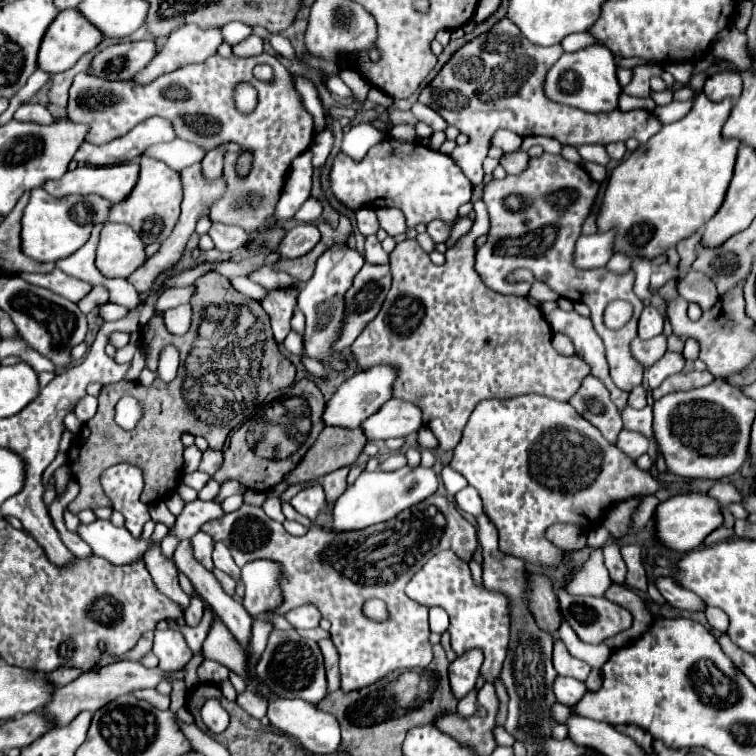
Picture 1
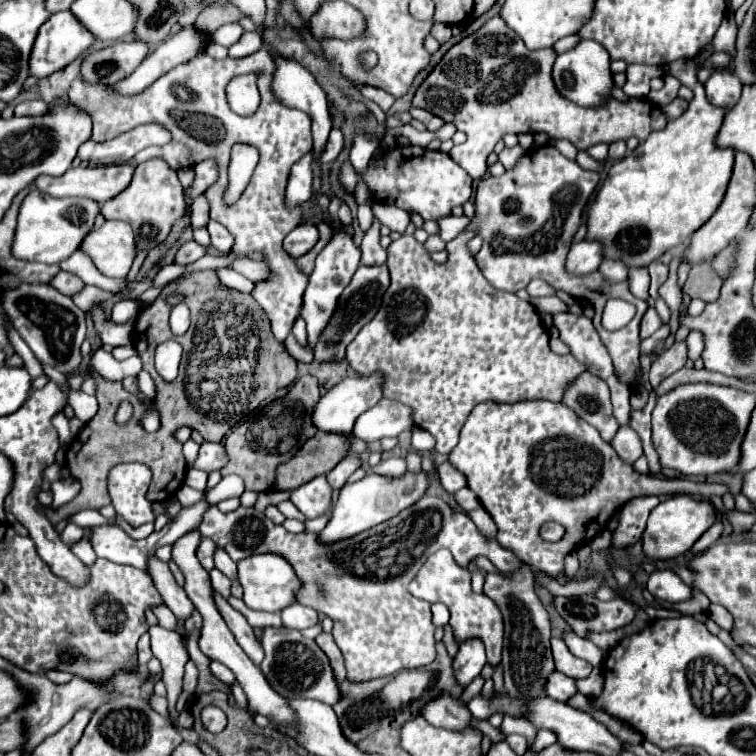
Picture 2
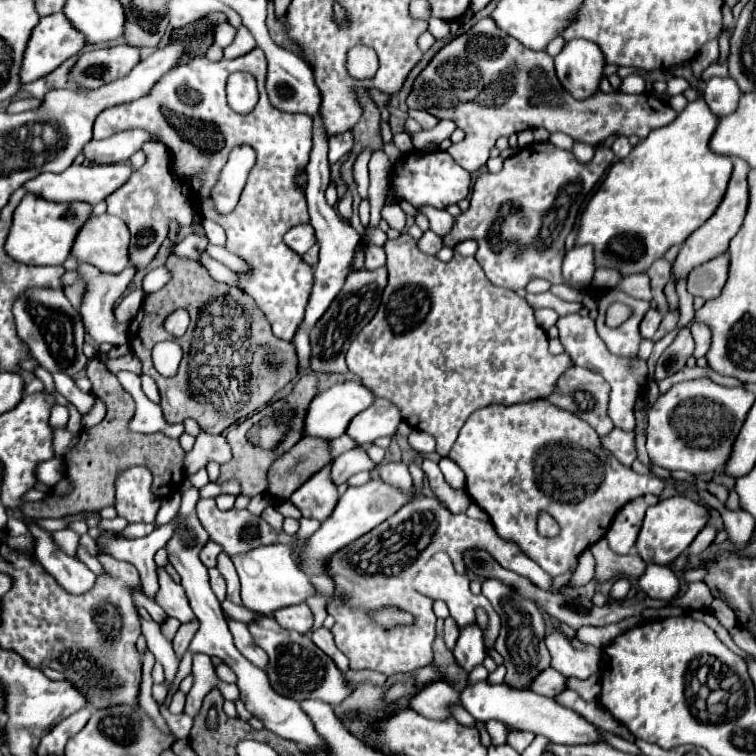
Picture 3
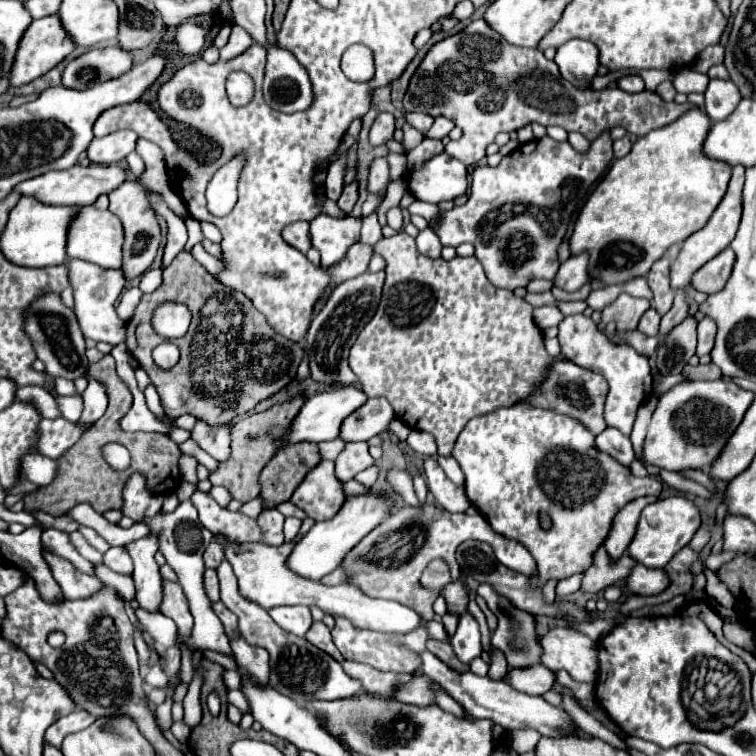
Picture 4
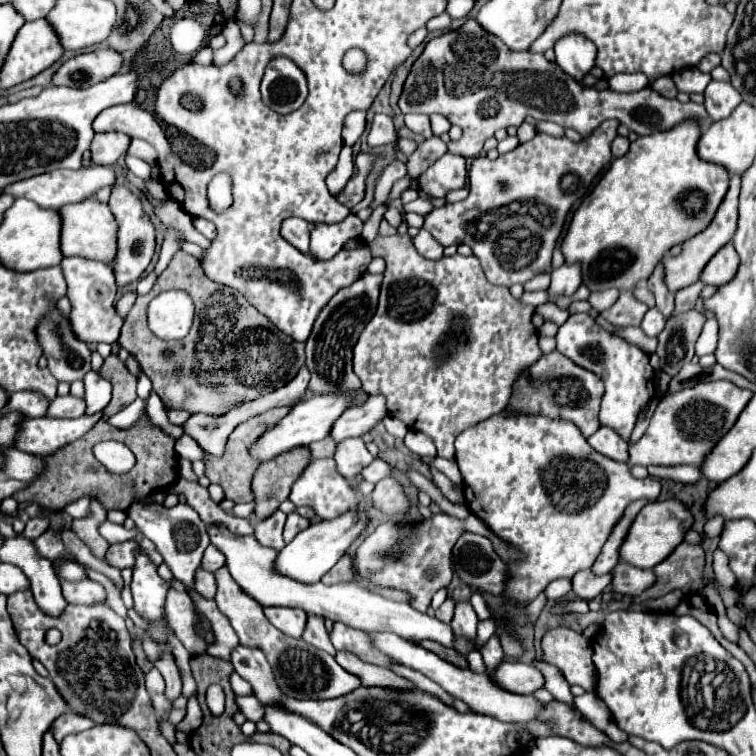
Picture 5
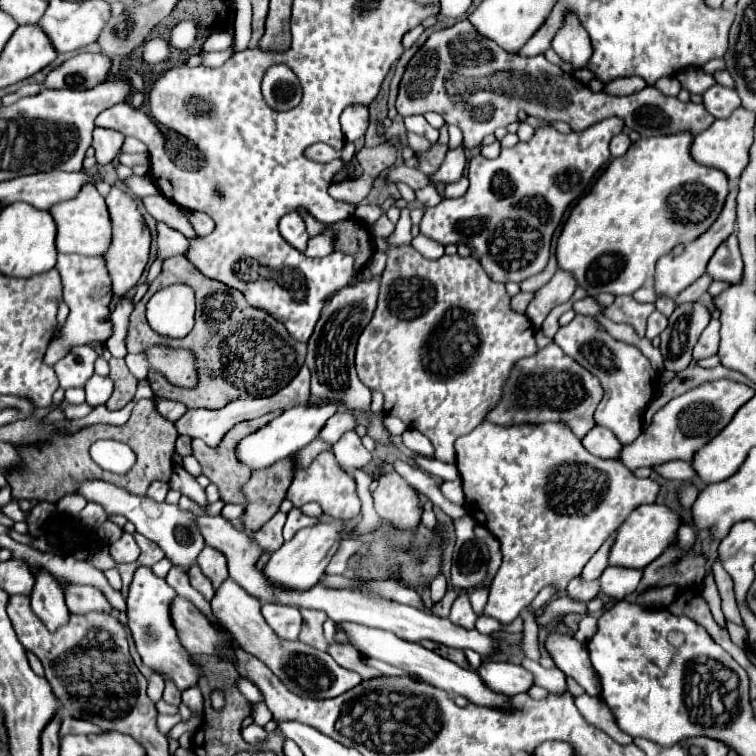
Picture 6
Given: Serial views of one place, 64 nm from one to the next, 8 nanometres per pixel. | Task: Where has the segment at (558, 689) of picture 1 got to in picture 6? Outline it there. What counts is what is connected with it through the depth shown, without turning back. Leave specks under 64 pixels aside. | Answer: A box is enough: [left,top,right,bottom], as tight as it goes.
[476,660,532,694]

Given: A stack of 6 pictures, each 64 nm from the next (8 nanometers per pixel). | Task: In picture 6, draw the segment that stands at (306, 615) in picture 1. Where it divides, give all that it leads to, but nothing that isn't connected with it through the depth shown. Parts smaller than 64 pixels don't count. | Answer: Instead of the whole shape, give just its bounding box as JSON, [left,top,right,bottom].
[262,602,300,640]

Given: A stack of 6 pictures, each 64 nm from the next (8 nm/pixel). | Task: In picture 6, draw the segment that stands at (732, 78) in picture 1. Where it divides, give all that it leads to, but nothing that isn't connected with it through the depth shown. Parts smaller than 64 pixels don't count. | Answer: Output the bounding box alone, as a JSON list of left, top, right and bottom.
[704,84,740,118]

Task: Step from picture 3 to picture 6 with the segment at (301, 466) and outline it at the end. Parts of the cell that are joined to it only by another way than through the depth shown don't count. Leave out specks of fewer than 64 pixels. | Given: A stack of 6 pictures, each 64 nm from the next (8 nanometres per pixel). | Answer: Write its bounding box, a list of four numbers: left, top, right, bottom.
[240,458,292,536]

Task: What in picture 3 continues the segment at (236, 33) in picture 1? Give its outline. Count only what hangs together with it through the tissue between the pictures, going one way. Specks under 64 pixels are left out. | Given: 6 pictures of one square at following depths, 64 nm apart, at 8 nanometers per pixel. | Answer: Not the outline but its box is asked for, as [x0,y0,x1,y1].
[214,22,236,48]

